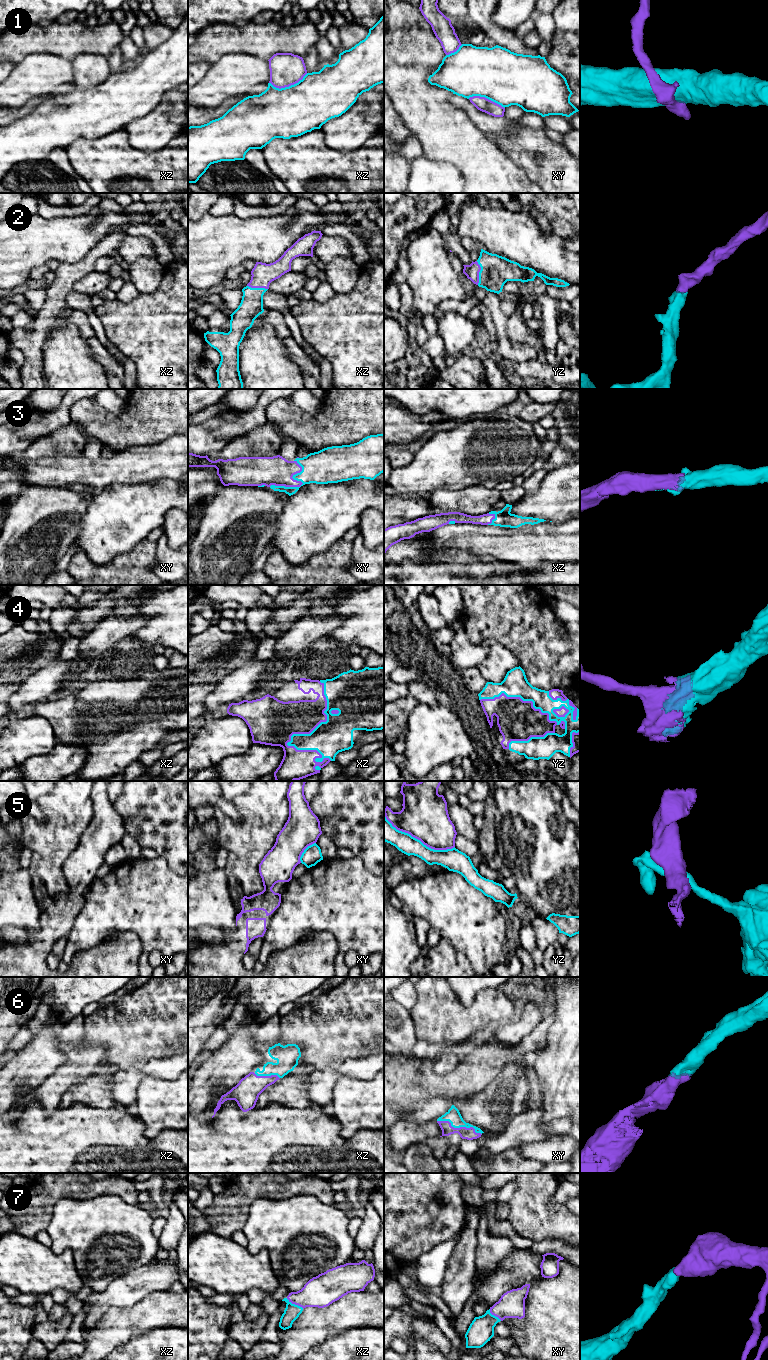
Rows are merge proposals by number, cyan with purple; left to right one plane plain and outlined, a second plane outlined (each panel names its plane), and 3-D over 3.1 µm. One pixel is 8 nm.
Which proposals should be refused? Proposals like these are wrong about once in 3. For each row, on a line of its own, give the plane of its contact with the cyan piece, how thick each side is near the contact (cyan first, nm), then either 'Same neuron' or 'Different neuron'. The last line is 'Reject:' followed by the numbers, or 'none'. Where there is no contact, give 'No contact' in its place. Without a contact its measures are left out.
1: Touches cyan in xz. Thickness 400 nm (cyan) against 260 nm. Different neuron
2: Touches cyan in yz. Thickness 240 nm (cyan) against 110 nm. Same neuron
3: Touches cyan in xy. Thickness 260 nm (cyan) against 240 nm. Same neuron
4: Touches cyan in xz. Thickness 280 nm (cyan) against 360 nm. Same neuron
5: Touches cyan in yz. Thickness 160 nm (cyan) against 380 nm. Different neuron
6: Touches cyan in xy. Thickness 120 nm (cyan) against 100 nm. Same neuron
7: Touches cyan in xz. Thickness 120 nm (cyan) against 260 nm. Same neuron
Reject: 1, 5

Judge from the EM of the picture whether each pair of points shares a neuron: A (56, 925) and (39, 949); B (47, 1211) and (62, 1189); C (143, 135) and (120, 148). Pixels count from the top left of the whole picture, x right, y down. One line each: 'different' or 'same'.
A: same
B: same
C: different

